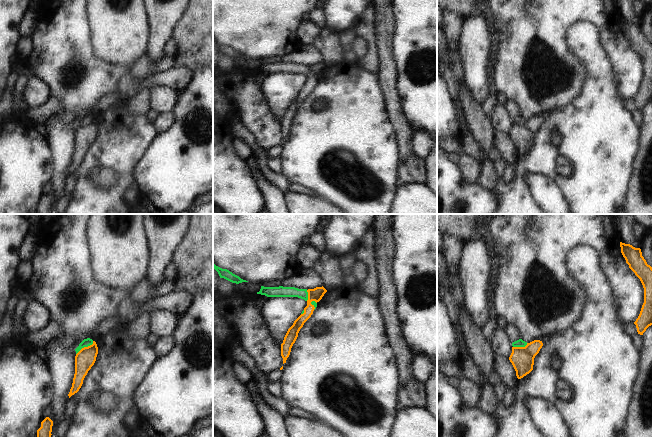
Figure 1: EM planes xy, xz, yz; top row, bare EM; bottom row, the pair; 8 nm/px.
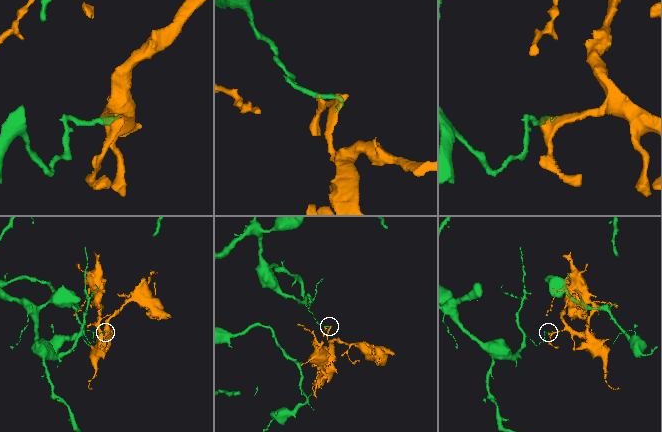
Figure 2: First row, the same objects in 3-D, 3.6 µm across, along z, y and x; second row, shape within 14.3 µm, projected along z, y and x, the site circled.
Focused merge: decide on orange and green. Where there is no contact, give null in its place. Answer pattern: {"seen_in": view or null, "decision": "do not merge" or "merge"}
{"seen_in": "xy", "decision": "do not merge"}

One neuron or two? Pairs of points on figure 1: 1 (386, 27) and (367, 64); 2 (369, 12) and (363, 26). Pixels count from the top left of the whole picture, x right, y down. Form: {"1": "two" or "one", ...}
{"1": "two", "2": "one"}

